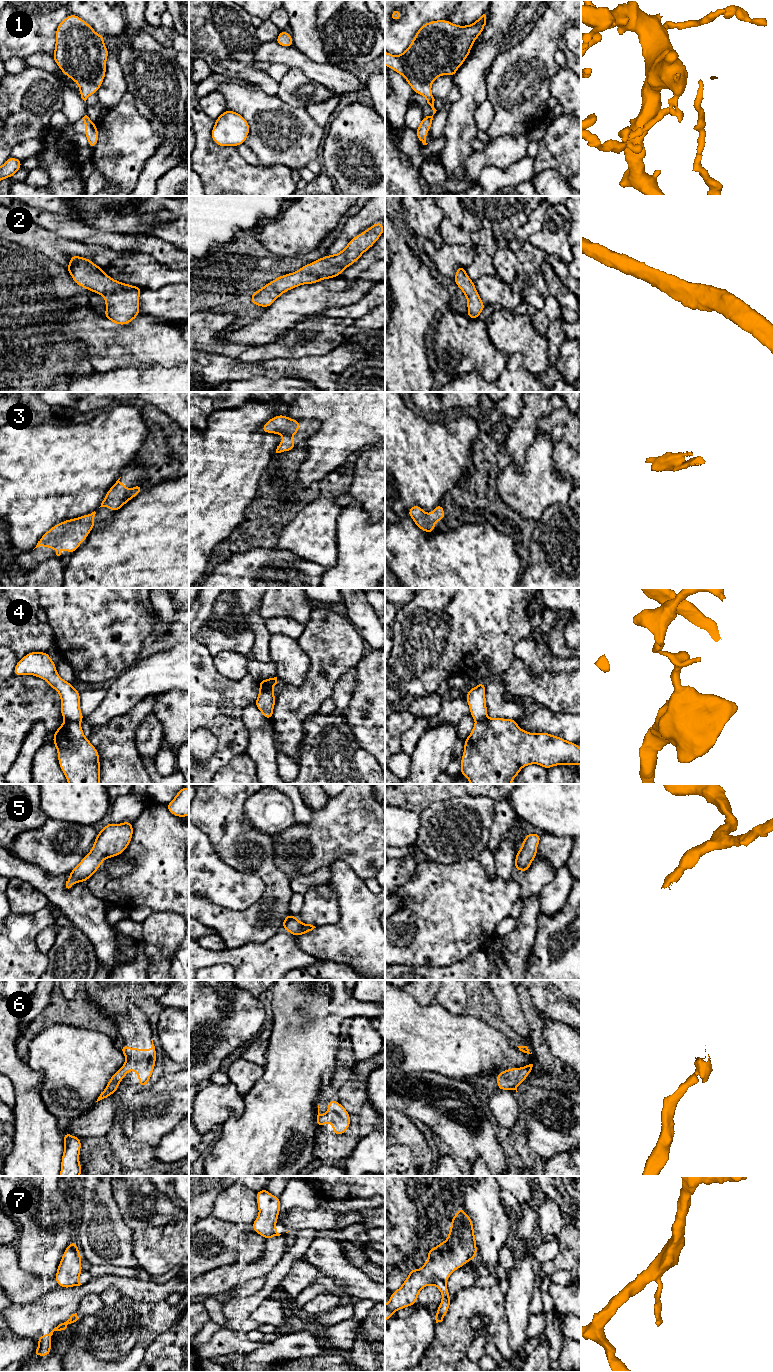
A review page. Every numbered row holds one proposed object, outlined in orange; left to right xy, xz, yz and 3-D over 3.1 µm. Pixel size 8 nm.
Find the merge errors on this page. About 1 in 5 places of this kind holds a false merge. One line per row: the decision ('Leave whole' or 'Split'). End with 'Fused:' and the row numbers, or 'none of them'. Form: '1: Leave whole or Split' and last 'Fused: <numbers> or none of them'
1: Leave whole
2: Leave whole
3: Leave whole
4: Split
5: Leave whole
6: Leave whole
7: Split
Fused: 4, 7

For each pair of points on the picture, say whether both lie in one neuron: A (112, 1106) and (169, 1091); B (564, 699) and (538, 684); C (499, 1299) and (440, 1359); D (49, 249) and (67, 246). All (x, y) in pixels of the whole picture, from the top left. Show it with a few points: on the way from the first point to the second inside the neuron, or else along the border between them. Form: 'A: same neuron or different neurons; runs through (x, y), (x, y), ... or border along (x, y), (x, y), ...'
A: different neurons; border along (117, 1098), (120, 1111)
B: same neuron; runs through (558, 693), (544, 688)
C: same neuron; runs through (476, 1290), (456, 1309), (456, 1325), (453, 1336)
D: same neuron; runs through (53, 249), (63, 248)

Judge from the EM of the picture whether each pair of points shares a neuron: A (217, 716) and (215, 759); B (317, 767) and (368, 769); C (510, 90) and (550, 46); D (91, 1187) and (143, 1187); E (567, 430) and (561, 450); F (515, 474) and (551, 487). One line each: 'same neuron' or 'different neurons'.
A: same neuron
B: same neuron
C: same neuron
D: different neurons
E: different neurons
F: same neuron

